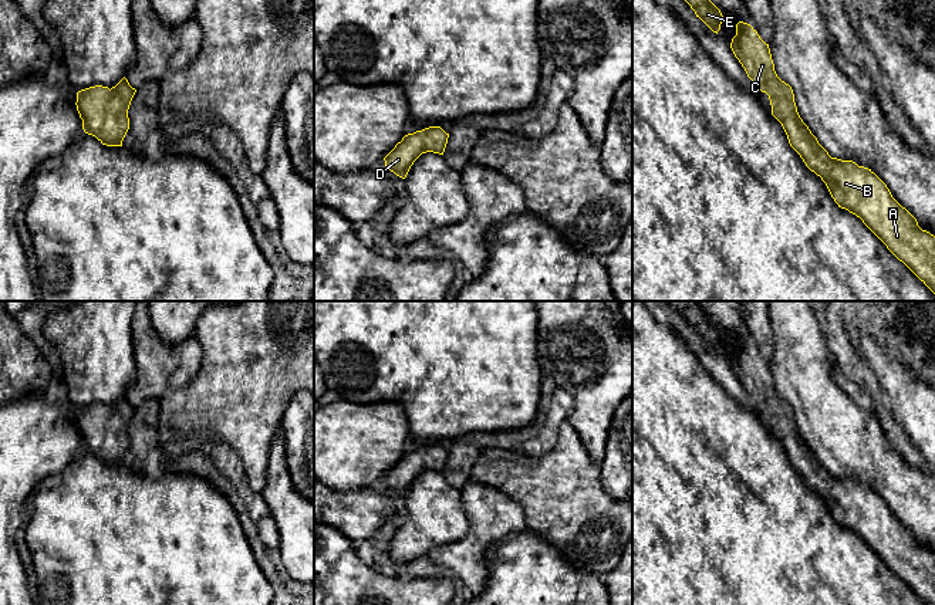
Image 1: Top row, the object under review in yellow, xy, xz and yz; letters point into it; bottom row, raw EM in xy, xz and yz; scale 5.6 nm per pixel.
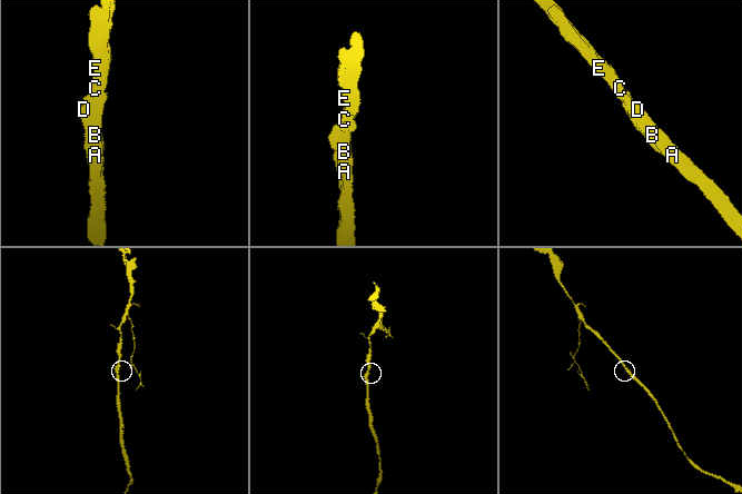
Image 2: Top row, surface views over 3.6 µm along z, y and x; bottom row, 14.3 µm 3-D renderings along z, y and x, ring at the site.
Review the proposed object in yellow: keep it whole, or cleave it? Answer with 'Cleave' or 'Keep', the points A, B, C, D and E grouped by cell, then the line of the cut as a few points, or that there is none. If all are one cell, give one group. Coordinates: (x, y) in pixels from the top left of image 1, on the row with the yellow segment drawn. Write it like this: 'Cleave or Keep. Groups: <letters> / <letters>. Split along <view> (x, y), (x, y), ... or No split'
Keep. Groups: A B C D E. No split

